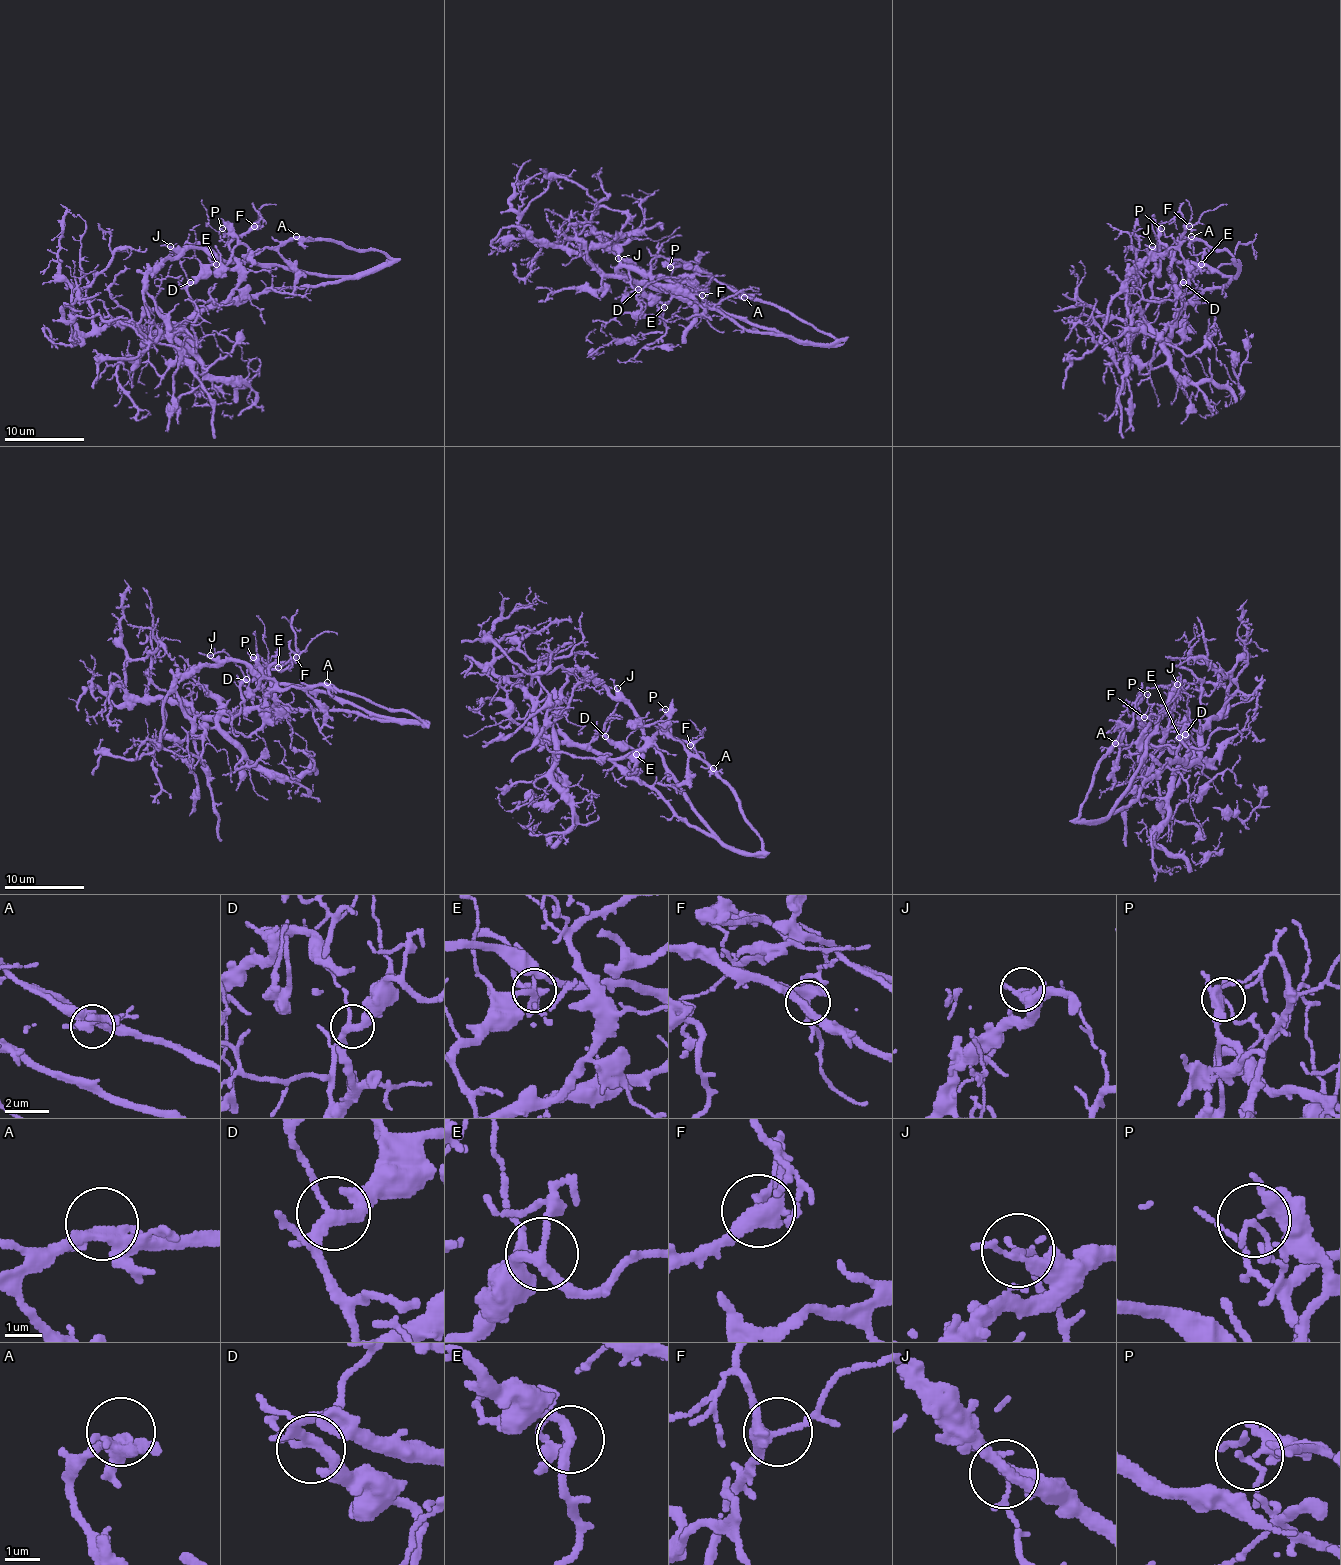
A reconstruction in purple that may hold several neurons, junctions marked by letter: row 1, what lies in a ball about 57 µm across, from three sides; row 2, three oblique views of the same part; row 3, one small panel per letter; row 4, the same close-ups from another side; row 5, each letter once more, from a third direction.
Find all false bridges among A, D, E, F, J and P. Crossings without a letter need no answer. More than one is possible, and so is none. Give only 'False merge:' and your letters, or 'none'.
False merge: J, P

